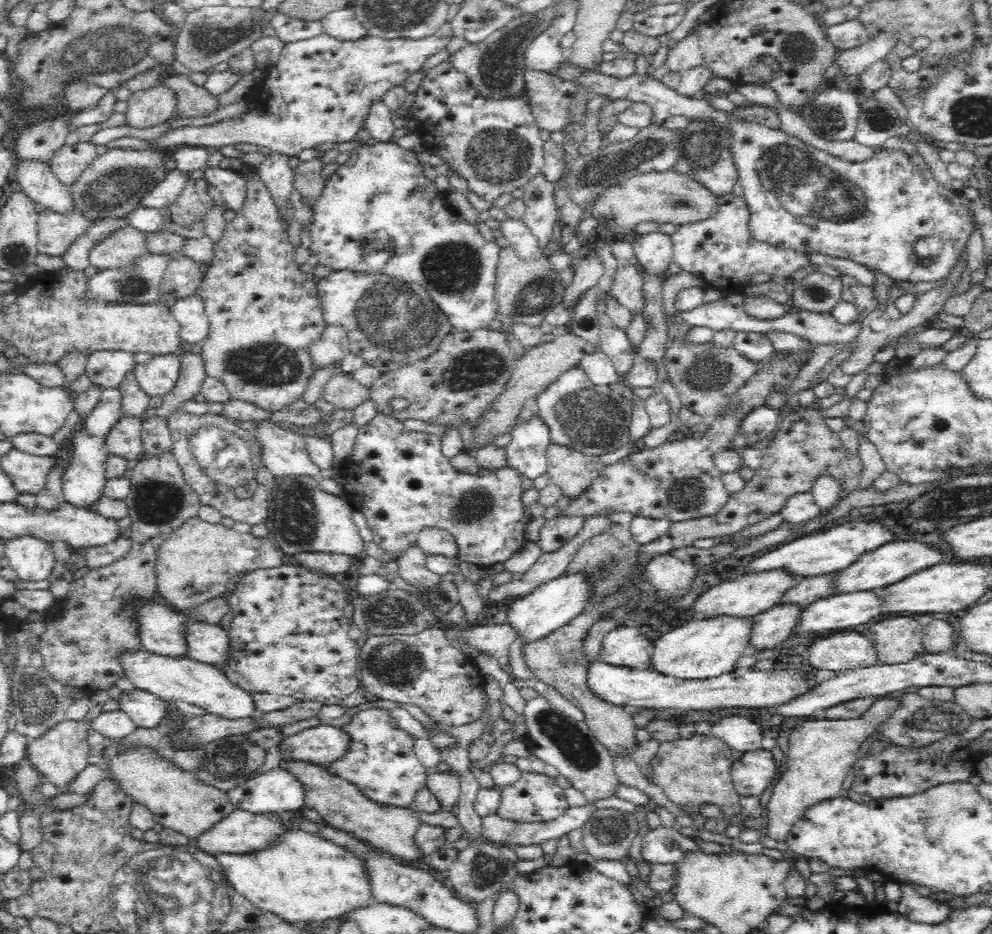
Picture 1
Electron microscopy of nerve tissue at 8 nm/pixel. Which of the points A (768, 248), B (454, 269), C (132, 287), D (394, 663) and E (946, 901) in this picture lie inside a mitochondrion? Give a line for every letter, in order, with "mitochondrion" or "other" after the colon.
A: other
B: mitochondrion
C: mitochondrion
D: mitochondrion
E: other

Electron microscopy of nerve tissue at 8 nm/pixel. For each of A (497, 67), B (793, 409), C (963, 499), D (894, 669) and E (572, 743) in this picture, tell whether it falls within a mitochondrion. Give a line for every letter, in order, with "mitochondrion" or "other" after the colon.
A: mitochondrion
B: other
C: mitochondrion
D: other
E: mitochondrion

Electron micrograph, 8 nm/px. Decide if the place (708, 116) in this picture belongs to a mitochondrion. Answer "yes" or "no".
yes

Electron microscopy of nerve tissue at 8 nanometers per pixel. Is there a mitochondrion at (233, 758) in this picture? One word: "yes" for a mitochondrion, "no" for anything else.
yes

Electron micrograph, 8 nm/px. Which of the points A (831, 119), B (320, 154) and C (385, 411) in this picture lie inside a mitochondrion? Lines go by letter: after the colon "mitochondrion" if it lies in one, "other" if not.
A: mitochondrion
B: other
C: other

